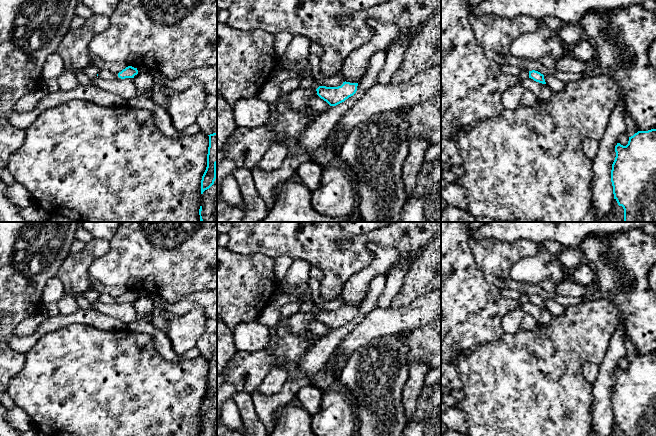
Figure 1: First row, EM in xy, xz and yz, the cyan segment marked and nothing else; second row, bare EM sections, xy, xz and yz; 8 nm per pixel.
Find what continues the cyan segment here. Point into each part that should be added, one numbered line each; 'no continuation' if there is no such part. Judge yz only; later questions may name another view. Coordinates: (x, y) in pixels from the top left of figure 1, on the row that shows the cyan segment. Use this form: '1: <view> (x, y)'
no continuation

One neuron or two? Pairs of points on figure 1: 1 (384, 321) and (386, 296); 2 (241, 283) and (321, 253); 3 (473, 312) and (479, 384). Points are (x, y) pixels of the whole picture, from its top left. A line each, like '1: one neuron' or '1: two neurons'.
1: two neurons
2: two neurons
3: two neurons

